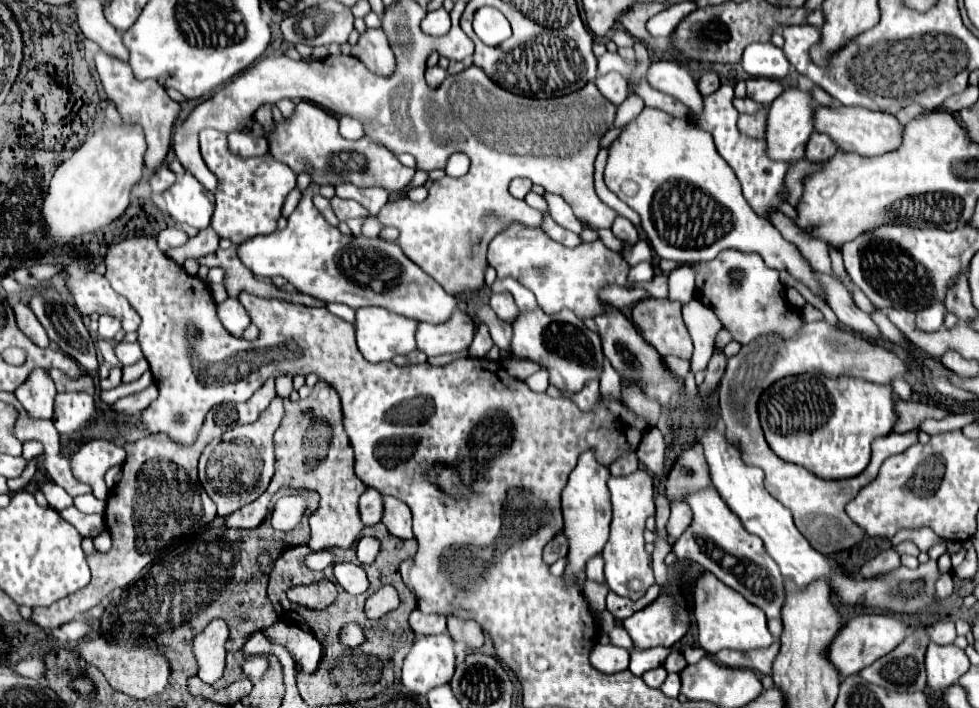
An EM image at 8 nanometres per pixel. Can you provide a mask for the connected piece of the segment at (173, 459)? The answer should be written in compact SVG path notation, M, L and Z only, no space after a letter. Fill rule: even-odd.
M211 411L203 423L203 429L199 431L199 437L191 447L183 447L171 441L171 437L167 437L165 433L149 435L147 439L141 439L133 445L125 445L127 459L123 463L123 481L111 491L105 511L105 521L113 535L113 549L105 555L97 553L93 557L87 557L93 579L85 589L57 601L47 609L43 607L33 609L33 621L39 627L57 629L63 623L73 621L77 615L87 613L91 607L99 605L101 599L107 597L113 589L127 587L131 581L135 581L141 569L147 567L165 545L181 537L185 529L183 525L191 523L197 525L199 529L215 519L217 515L215 503L209 499L207 493L203 493L203 485L199 483L197 477L197 461L203 447L211 439L219 437L219 433L225 427L227 425L221 421L219 411L217 413ZM139 499L147 499L147 501L143 501L145 511L141 511L141 519L135 519L133 511L135 507L139 507ZM189 499L197 499L197 501L189 501Z

